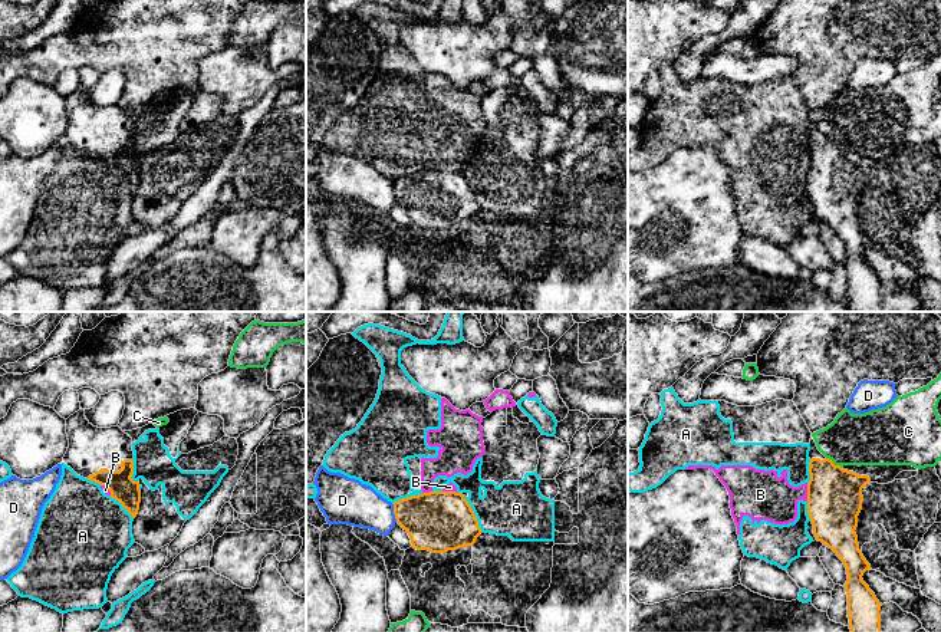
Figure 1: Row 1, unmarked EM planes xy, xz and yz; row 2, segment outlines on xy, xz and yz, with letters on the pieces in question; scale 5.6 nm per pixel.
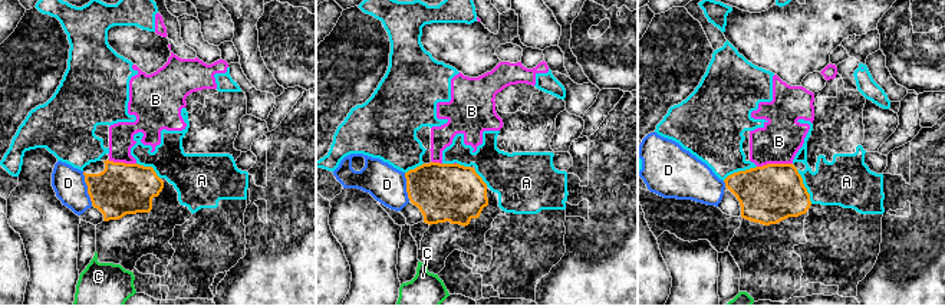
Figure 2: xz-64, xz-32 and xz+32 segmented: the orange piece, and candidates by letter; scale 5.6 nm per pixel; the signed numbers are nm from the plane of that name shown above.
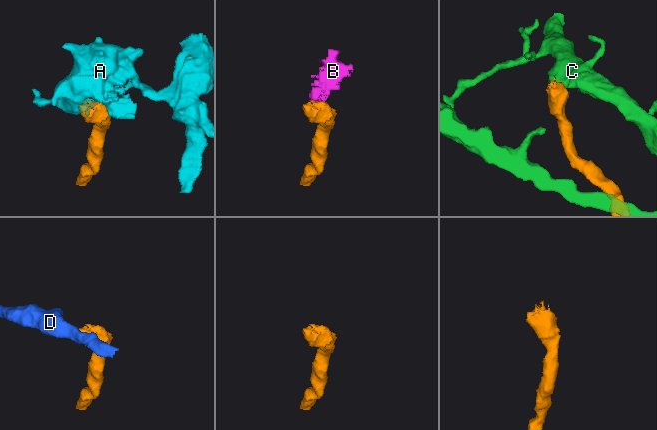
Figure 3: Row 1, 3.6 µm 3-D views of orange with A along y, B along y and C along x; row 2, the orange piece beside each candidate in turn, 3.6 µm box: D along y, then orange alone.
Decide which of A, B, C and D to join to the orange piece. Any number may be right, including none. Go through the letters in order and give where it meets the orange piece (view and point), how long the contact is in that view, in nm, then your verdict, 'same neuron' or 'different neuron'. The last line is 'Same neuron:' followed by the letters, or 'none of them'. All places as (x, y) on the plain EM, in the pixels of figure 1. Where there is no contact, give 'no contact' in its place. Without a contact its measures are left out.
A: contact xz (474, 193); length 240 nm; different neuron
B: contact yz (808, 170); length 100 nm; different neuron
C: contact yz (832, 141); length 110 nm; different neuron
D: contact xz (394, 191); length 110 nm; different neuron
Same neuron: none of them

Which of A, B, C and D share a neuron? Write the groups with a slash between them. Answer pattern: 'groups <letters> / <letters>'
groups A B / C / D

